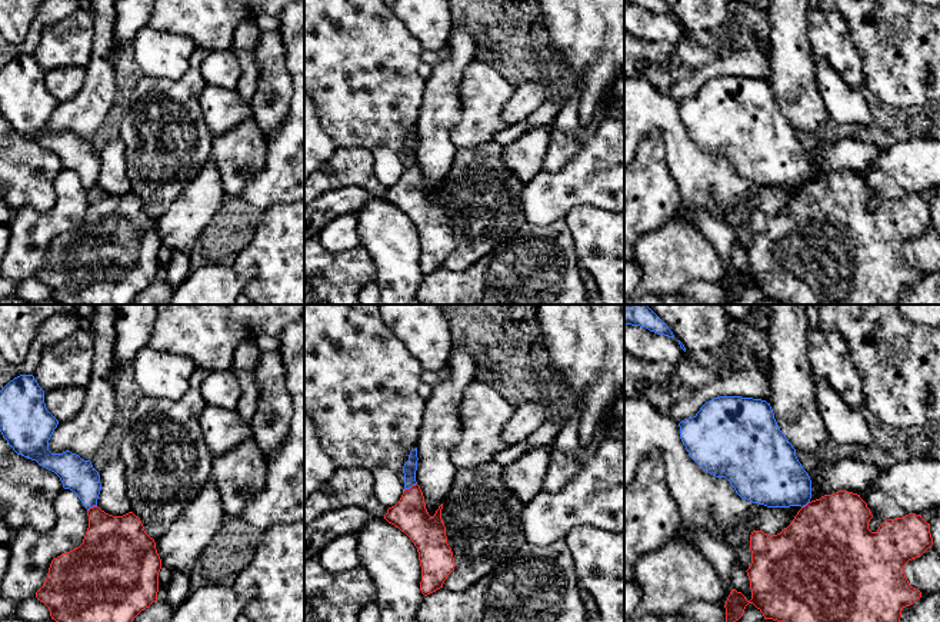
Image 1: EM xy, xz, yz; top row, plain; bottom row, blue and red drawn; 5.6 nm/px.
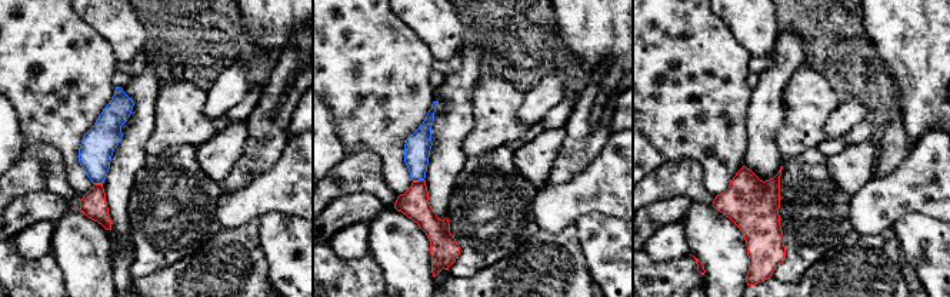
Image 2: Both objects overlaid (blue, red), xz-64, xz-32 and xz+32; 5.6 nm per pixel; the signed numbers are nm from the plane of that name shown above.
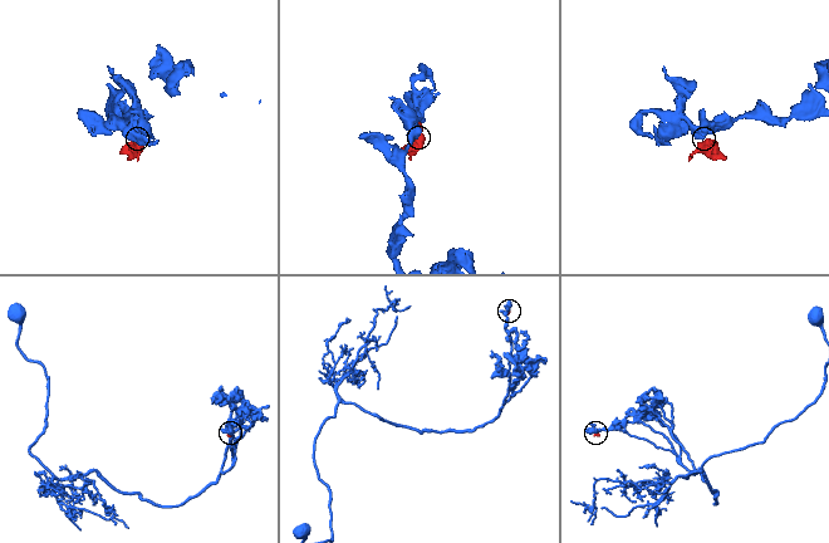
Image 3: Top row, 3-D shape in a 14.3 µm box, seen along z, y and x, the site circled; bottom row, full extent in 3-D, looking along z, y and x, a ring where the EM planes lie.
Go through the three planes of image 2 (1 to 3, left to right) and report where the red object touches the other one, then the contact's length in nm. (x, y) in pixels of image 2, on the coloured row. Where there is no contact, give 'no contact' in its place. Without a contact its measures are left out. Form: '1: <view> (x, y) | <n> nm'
1: xz-64 (99, 183) | 50 nm
2: xz-32 (417, 180) | 70 nm
3: no contact

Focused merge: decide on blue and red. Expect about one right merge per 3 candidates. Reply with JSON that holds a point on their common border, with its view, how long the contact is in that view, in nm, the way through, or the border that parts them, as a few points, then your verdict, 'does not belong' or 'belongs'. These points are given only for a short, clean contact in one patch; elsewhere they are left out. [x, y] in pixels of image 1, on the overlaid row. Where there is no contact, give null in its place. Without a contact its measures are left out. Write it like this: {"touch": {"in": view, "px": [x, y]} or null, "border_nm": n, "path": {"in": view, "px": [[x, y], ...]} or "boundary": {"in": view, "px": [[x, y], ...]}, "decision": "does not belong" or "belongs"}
{"touch": {"in": "xz", "px": [410, 486]}, "border_nm": 90, "boundary": {"in": "xz", "px": [[416, 482], [404, 491]]}, "decision": "does not belong"}

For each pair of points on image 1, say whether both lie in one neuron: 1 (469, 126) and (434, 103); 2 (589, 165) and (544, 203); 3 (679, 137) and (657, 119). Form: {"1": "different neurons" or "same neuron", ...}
{"1": "different neurons", "2": "same neuron", "3": "same neuron"}

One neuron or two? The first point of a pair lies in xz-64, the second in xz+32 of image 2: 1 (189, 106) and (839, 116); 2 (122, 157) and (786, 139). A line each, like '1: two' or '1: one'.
1: two
2: two

